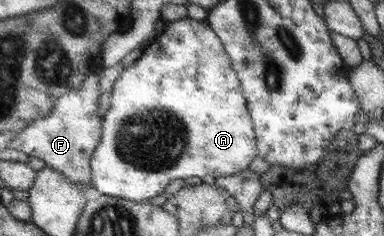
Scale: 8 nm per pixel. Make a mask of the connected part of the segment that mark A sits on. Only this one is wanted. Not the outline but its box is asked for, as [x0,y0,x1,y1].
[90,17,258,203]

